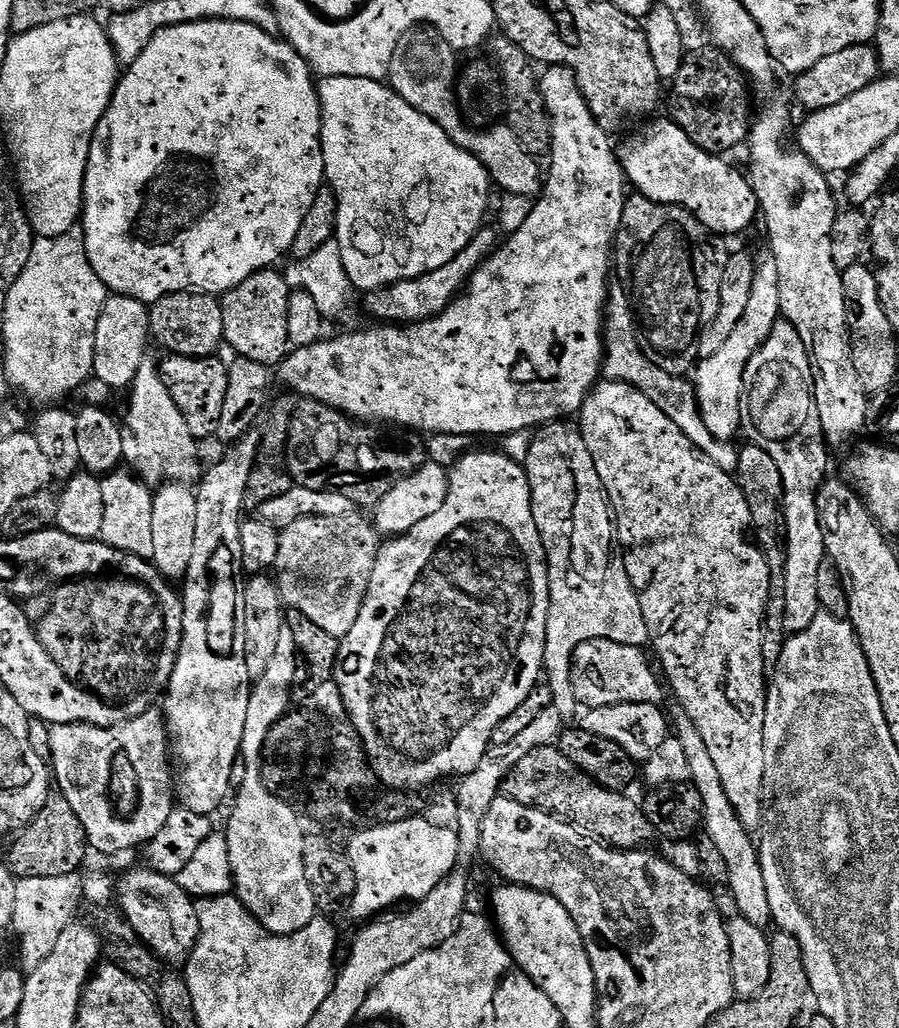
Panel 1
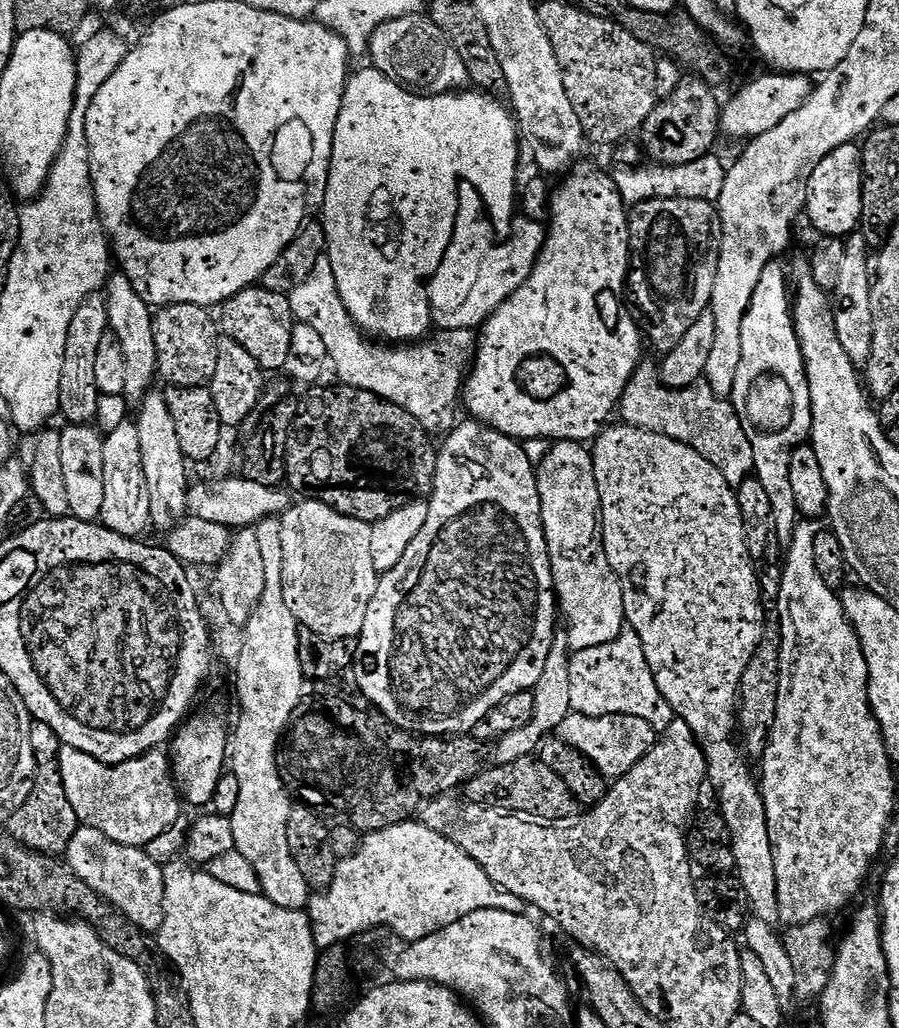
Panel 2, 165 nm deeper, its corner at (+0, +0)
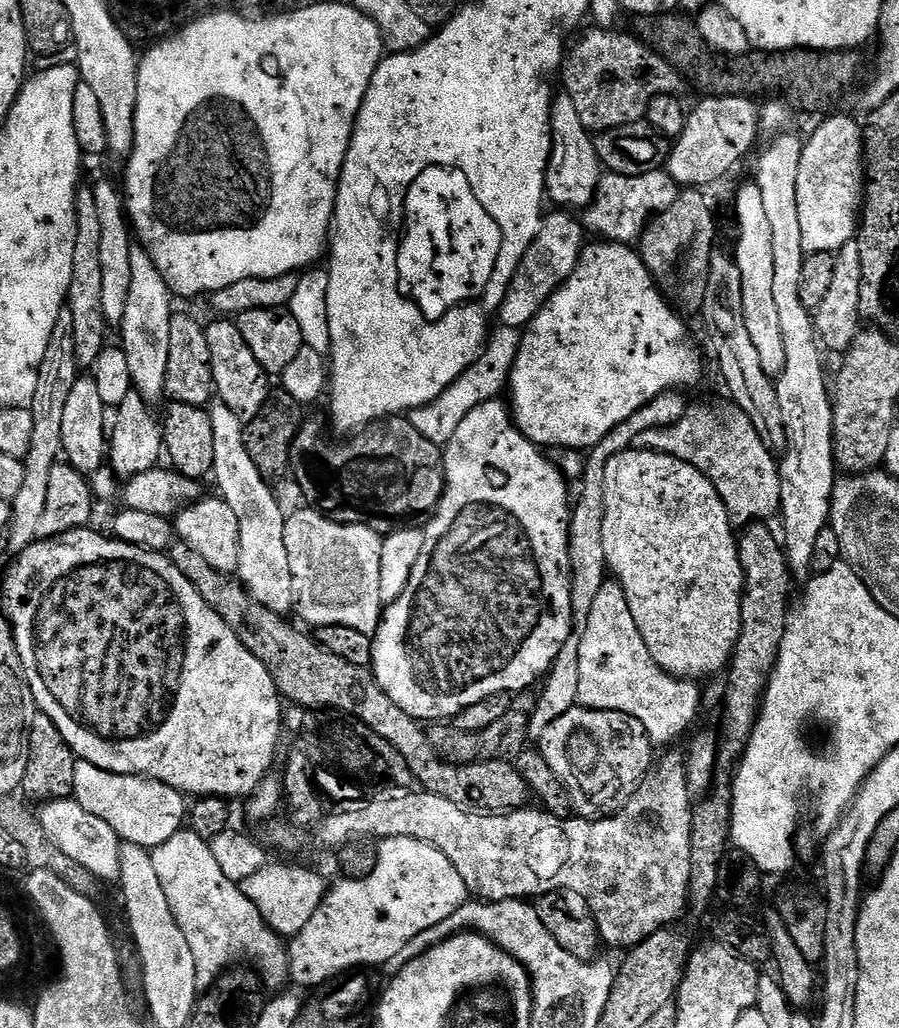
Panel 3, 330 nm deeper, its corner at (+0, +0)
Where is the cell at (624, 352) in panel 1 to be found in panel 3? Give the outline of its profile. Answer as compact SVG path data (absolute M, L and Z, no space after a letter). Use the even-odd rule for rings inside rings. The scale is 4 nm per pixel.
M726 404L721 408L720 416L712 406L691 405L683 418L672 426L638 434L632 448L676 457L706 474L718 490L735 527L744 528L757 522L766 522L780 512L779 463L774 454L766 450L750 418L736 405Z

